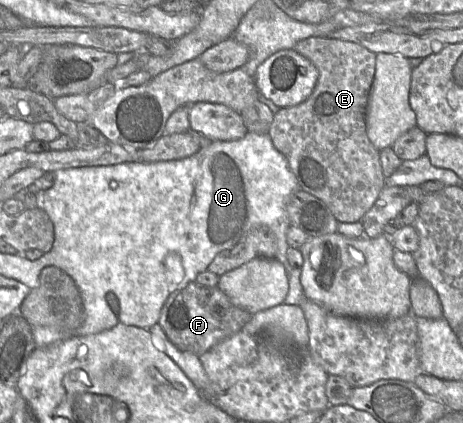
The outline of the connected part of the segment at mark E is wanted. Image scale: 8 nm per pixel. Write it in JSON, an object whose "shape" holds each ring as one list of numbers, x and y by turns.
{"shape":[[322,37,304,39,292,49,314,64,319,78,306,101,281,108,274,114,269,135,275,148,286,157,301,189,322,200,338,222,359,222,385,187,380,150,374,147,366,130,366,109,375,76,376,54,357,43]]}

